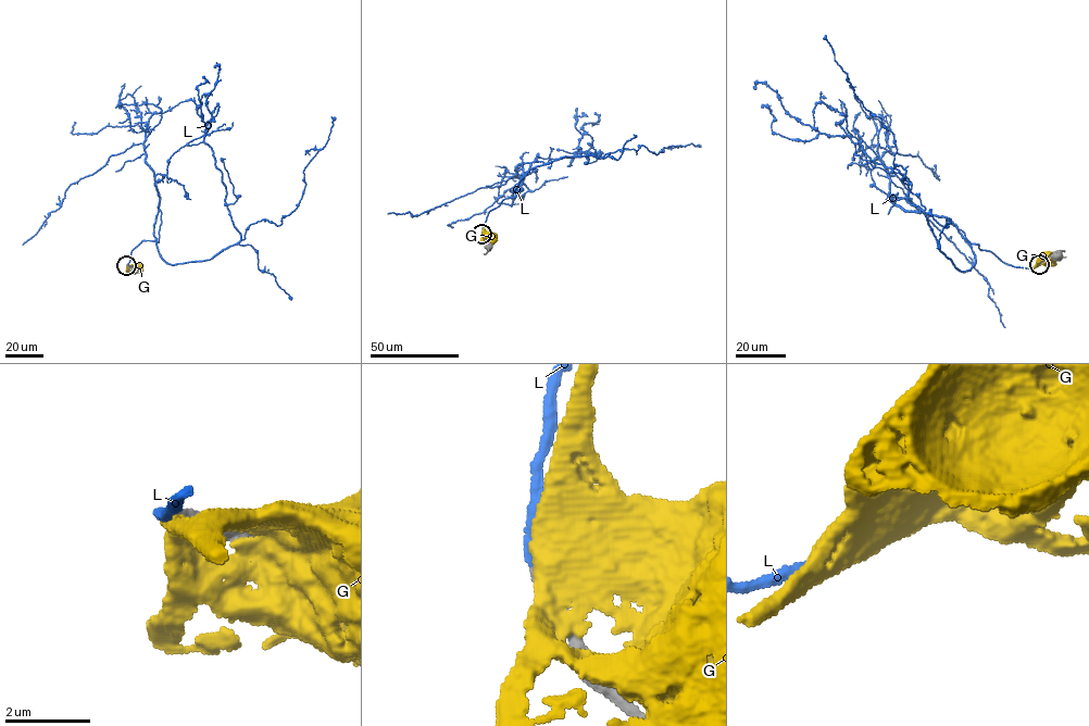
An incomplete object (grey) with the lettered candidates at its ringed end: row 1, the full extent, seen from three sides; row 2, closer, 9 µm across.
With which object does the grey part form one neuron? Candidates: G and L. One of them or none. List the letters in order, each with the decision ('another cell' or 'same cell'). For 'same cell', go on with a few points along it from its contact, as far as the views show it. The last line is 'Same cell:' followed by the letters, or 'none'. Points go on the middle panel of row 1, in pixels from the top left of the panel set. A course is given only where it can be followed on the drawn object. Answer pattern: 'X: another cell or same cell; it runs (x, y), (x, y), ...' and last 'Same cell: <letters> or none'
G: another cell
L: same cell; it runs (483, 234), (488, 213), (515, 198), (536, 166), (643, 145), (655, 154), (697, 145)
Same cell: L

